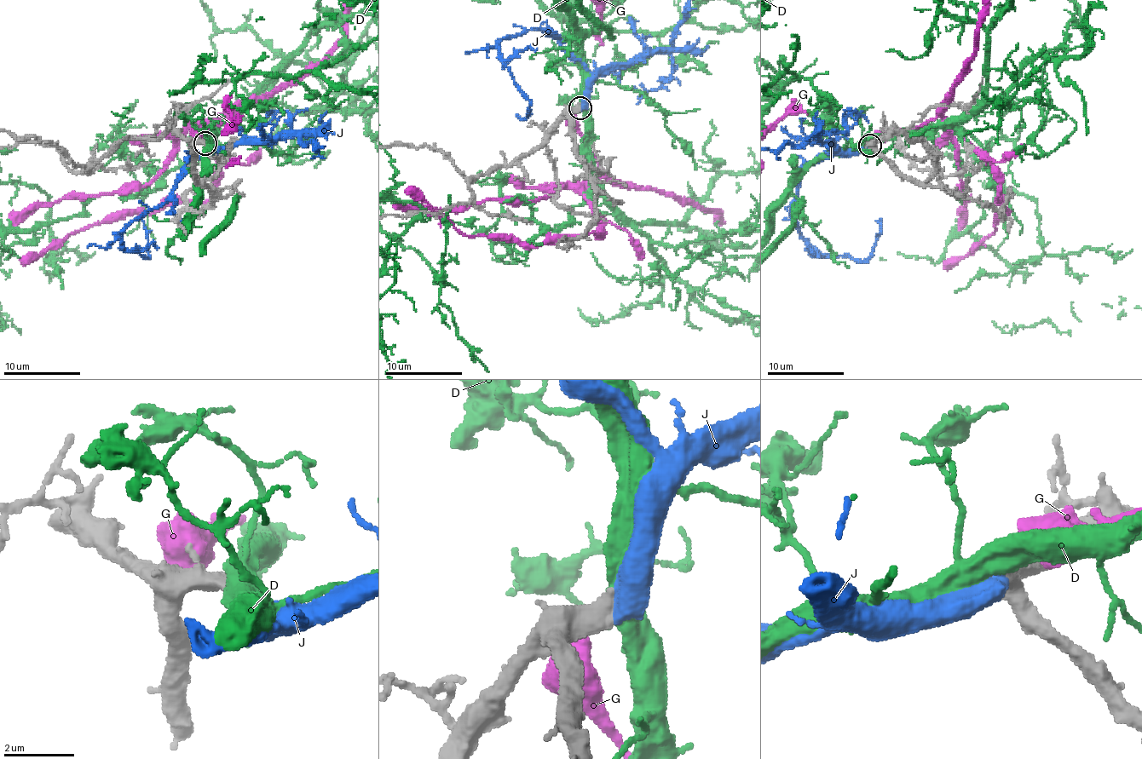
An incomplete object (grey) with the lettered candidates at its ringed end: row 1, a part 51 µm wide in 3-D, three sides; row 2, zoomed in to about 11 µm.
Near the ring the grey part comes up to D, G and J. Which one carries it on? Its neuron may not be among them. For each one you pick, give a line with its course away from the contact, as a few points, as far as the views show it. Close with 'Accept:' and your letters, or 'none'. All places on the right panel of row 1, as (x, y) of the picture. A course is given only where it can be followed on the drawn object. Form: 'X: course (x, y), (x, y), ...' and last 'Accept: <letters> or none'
J: course (869, 144), (819, 158), (803, 167), (792, 212), (804, 238), (828, 257), (867, 259), (879, 227), (875, 221)
Accept: J

